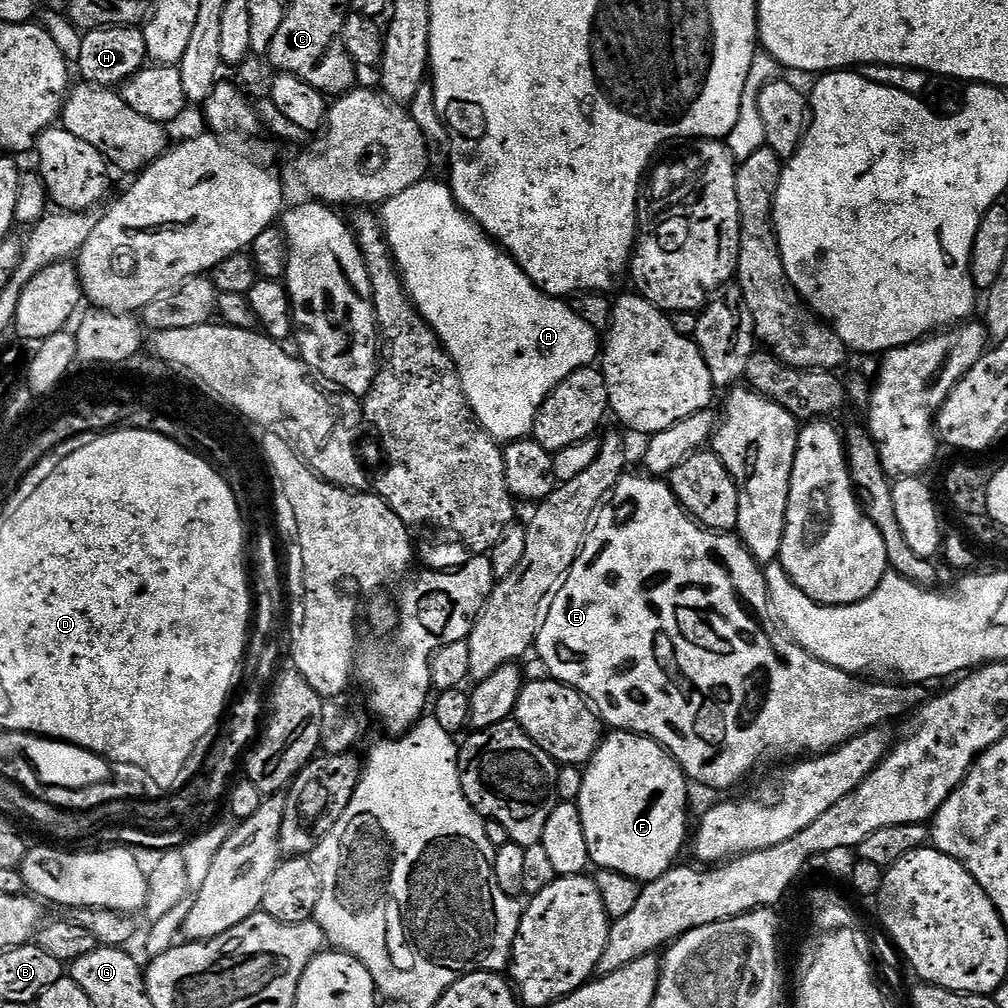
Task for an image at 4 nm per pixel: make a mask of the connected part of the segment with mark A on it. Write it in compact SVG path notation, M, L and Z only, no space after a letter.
M425 182L415 184L410 190L387 200L382 206L382 212L384 212L384 216L382 215L384 235L388 237L388 245L392 248L392 257L396 259L396 267L399 268L401 276L404 277L404 288L408 291L409 298L412 299L412 305L419 310L423 320L432 327L436 337L443 344L444 351L448 353L448 357L455 364L456 371L460 374L462 390L466 394L468 404L472 407L476 420L497 442L511 442L531 437L538 410L544 405L549 394L563 380L570 378L570 374L597 363L598 357L602 352L601 337L590 326L586 326L586 322L582 322L582 318L578 318L578 314L572 309L571 303L567 299L546 295L512 261L512 257L495 240L491 239L488 233L483 232L479 224L475 224L465 214L452 196L451 187L447 183L431 184L431 182Z

